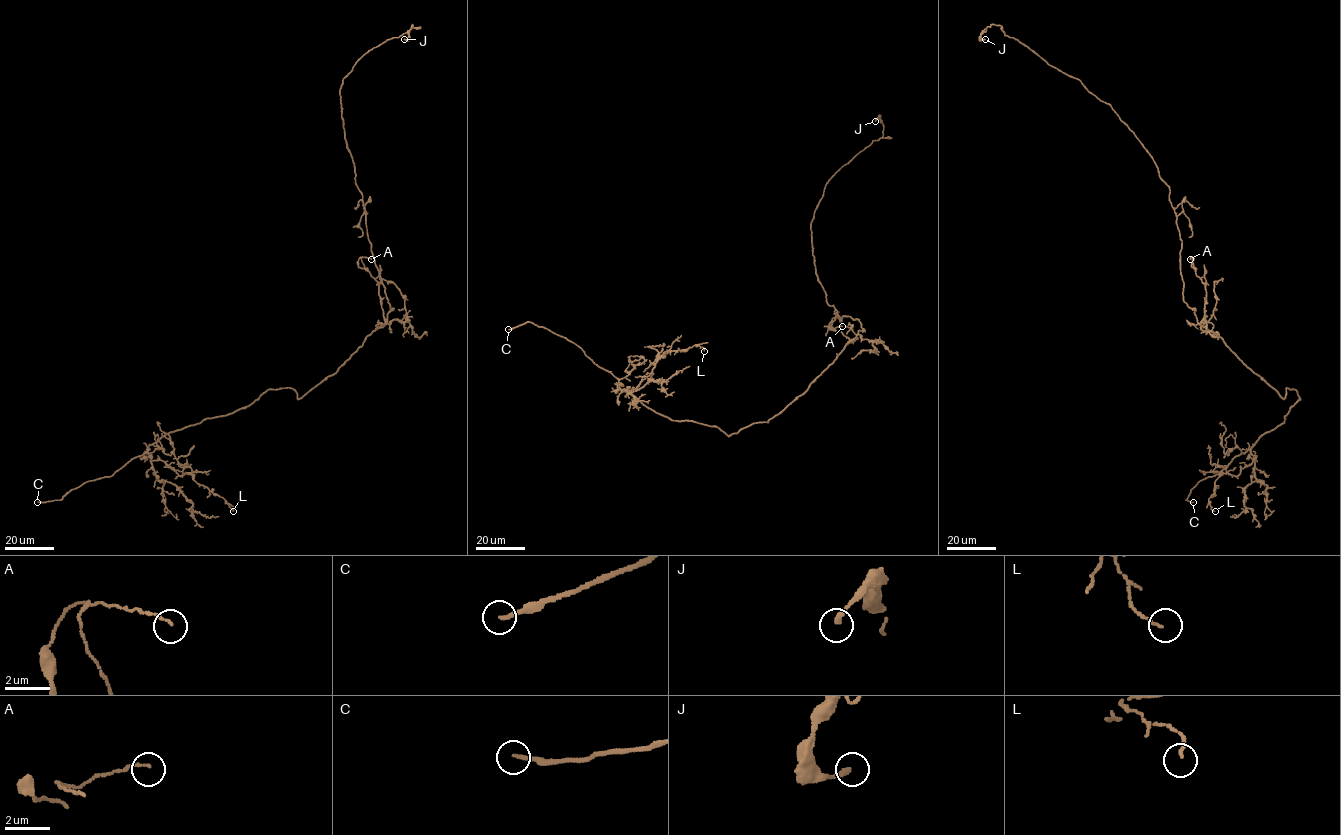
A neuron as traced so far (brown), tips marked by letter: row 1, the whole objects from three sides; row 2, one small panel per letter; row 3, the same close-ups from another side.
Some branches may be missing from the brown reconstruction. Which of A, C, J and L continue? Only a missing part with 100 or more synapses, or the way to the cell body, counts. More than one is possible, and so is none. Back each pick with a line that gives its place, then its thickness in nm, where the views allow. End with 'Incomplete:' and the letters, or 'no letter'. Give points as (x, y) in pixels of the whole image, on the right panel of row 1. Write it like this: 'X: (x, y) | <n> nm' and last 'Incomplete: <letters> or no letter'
C: (1193, 502) | 170 nm
Incomplete: C

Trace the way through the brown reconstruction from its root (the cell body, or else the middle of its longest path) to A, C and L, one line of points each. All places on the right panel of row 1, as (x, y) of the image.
A: (1207, 329), (1201, 324), (1205, 285), (1196, 274), (1192, 257), (1190, 259)
C: (1207, 329), (1283, 398), (1287, 387), (1299, 399), (1282, 423), (1218, 473), (1200, 480), (1185, 500), (1193, 502)
L: (1207, 329), (1283, 398), (1286, 387), (1299, 398), (1257, 440), (1251, 463), (1215, 480), (1215, 511)

